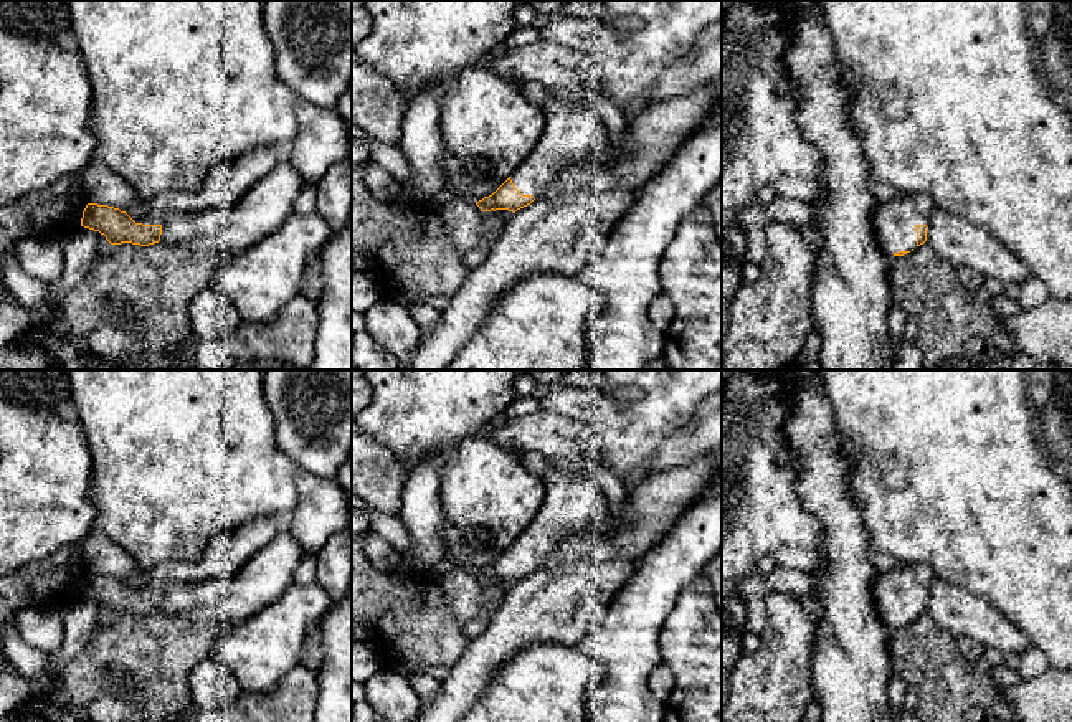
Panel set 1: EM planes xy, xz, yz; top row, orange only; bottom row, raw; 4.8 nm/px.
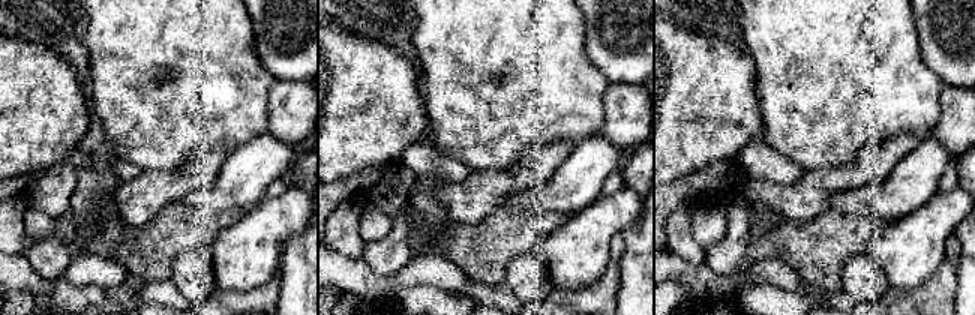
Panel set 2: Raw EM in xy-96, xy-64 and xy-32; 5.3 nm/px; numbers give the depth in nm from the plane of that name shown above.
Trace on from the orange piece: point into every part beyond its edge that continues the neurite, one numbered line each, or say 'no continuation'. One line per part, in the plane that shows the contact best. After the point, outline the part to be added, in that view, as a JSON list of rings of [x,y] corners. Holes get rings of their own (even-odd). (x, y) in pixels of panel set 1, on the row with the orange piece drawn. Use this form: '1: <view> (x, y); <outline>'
1: xz (572, 134); [[[547,93],[545,131],[534,150],[510,175],[522,195],[538,200],[558,173],[585,160],[608,165],[608,129],[596,107],[580,109]]]

